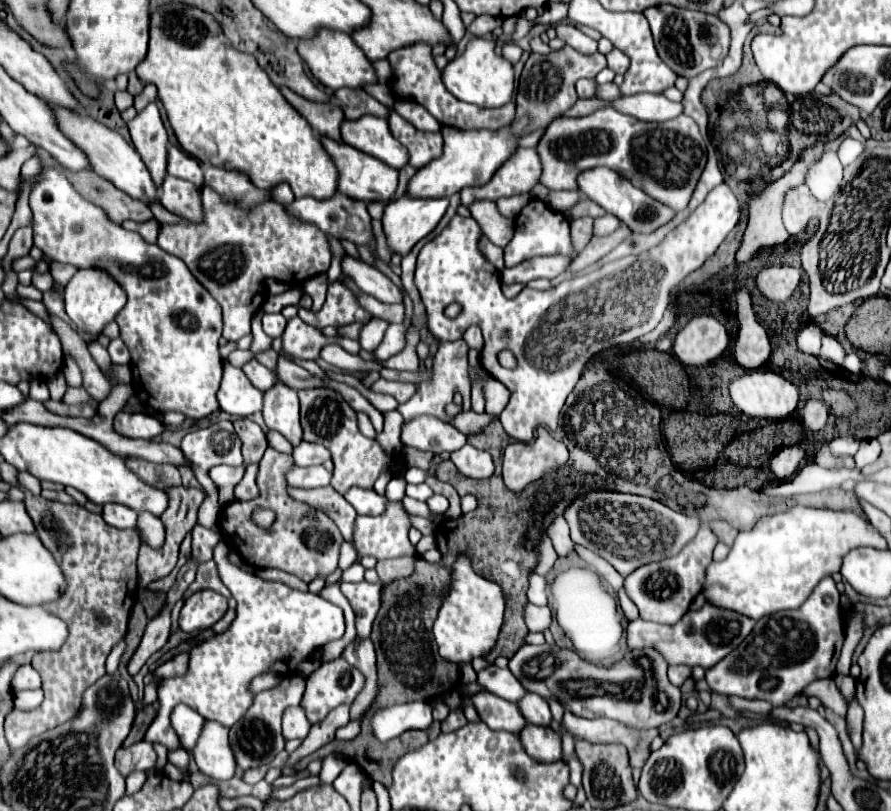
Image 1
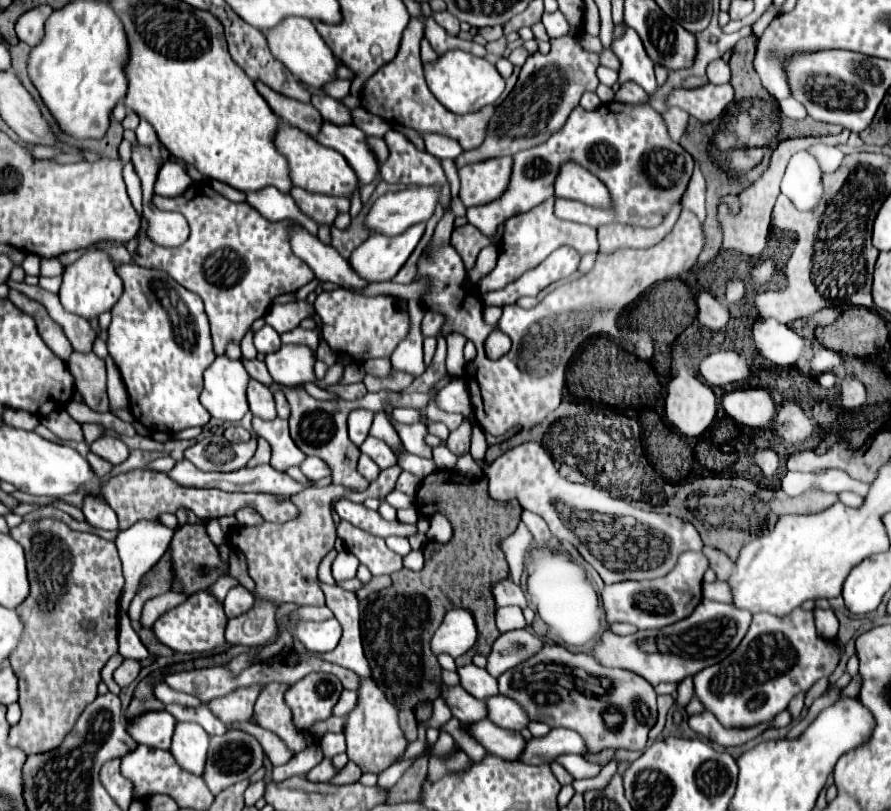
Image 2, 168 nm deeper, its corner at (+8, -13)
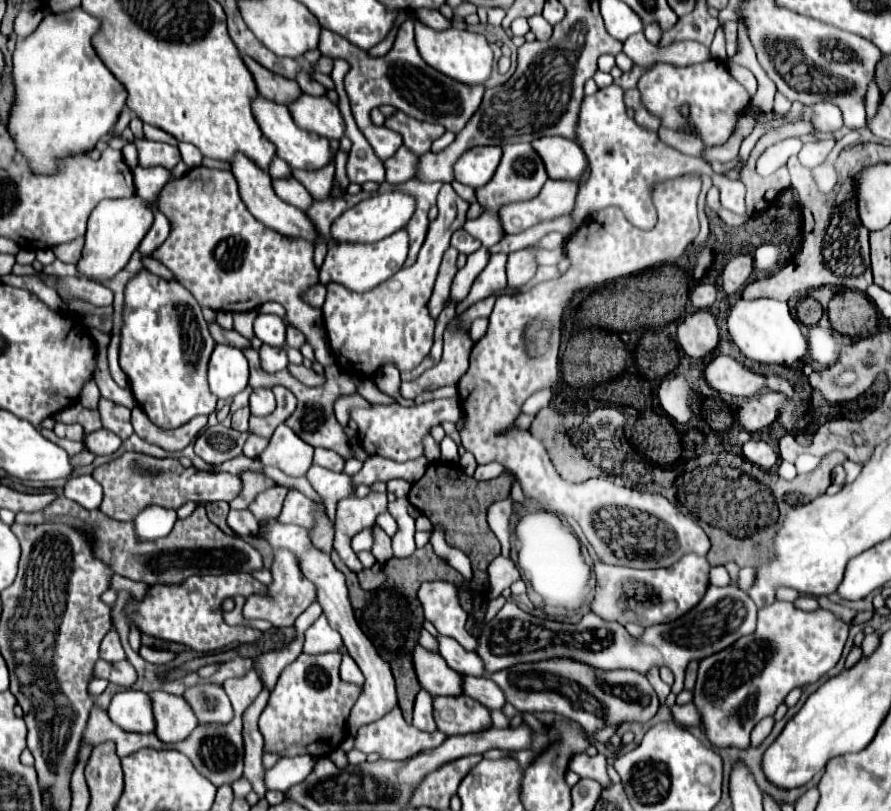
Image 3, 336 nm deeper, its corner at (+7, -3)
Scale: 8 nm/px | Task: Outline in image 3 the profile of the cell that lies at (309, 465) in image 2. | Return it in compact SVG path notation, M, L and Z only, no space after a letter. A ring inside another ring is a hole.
M316 449L316 453L314 453L314 463L320 465L320 467L326 467L326 469L332 469L332 471L336 471L336 473L342 473L346 459L344 459L342 455L330 451L330 449Z

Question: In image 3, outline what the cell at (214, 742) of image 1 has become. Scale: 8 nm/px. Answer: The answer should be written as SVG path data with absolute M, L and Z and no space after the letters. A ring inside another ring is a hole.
M152 691L148 693L152 701L152 713L156 723L156 737L164 743L176 743L188 737L190 731L198 725L190 705L178 697L164 691Z

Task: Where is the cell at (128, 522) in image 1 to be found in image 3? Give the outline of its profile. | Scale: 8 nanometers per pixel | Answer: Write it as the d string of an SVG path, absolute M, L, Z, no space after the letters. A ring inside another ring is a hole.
M92 475L68 477L64 485L64 495L86 509L98 509L102 503L102 487Z

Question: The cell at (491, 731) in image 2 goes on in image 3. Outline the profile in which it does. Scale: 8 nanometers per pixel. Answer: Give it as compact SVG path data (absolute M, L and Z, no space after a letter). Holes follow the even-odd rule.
M466 695L434 697L434 721L446 735L474 733L492 725L488 709Z

